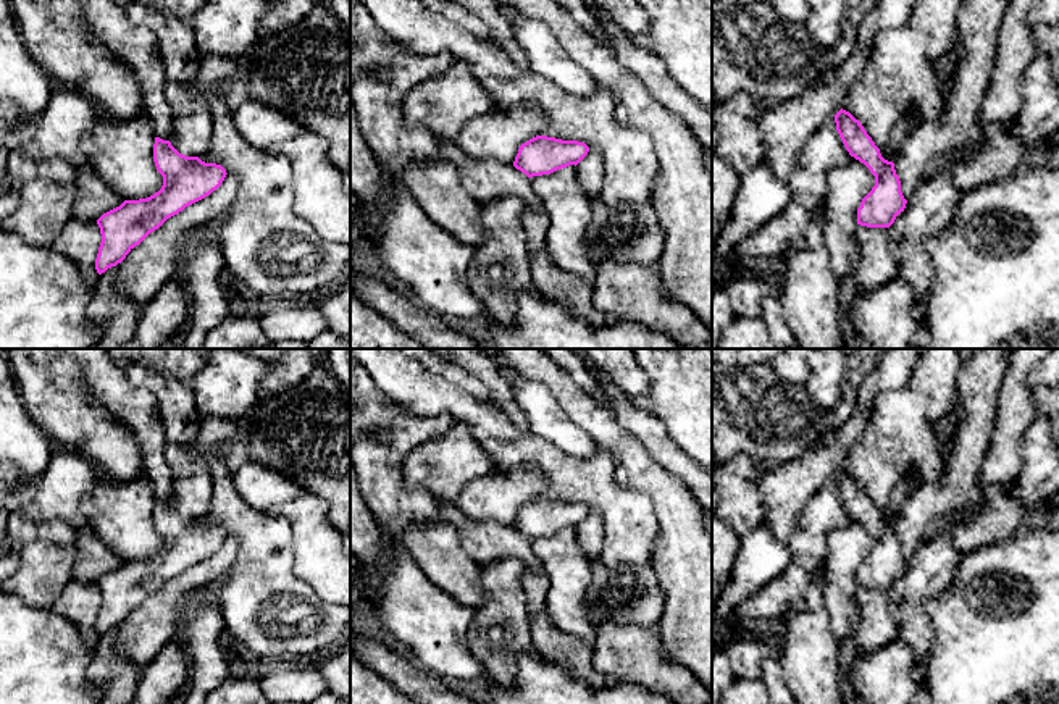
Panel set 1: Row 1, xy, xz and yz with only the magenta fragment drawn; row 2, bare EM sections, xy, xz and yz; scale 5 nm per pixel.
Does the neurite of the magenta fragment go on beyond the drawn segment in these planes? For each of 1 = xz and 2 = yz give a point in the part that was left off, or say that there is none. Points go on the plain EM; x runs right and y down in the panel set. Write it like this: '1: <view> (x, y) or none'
1: none
2: none

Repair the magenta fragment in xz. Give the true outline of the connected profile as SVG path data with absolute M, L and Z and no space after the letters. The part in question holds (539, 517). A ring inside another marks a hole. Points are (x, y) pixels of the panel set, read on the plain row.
M536 497L521 505L513 528L528 539L550 536L570 526L578 526L589 513L584 504Z

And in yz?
M849 473L835 476L836 492L851 518L864 525L875 538L875 547L857 570L857 586L867 589L889 589L904 573L907 562L901 554L901 543L894 525L881 518L880 510L859 481Z

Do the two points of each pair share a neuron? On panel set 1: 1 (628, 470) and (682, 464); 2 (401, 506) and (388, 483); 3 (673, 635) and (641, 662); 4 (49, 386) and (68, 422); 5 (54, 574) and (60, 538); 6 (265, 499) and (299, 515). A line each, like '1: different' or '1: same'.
1: different
2: same
3: different
4: same
5: different
6: different

